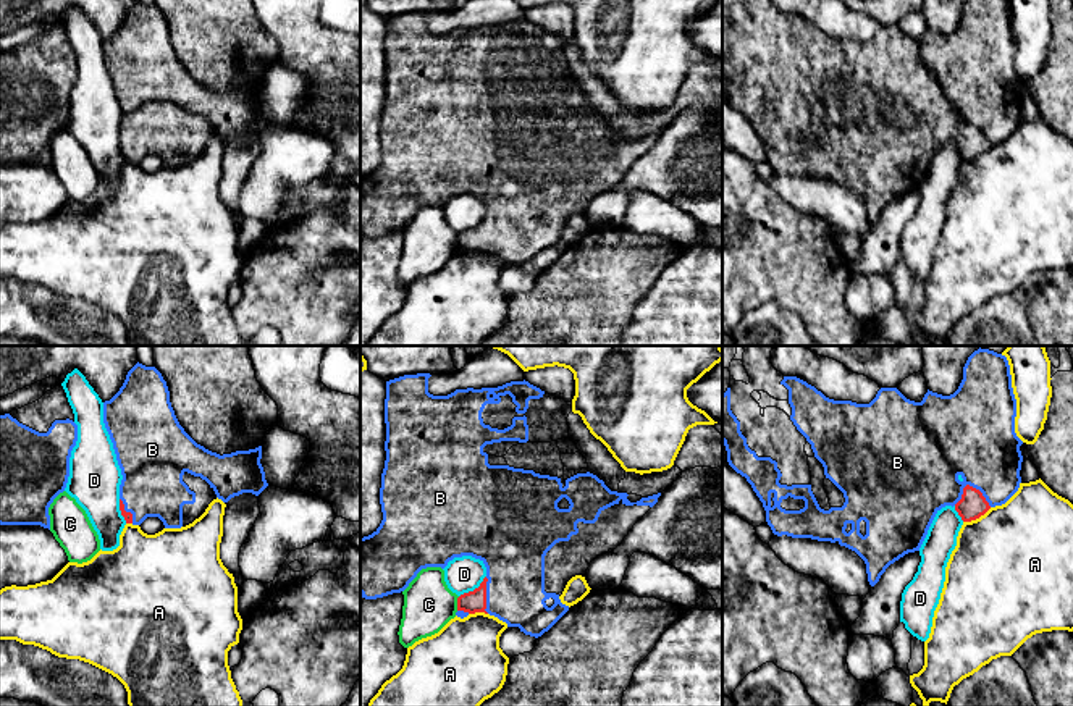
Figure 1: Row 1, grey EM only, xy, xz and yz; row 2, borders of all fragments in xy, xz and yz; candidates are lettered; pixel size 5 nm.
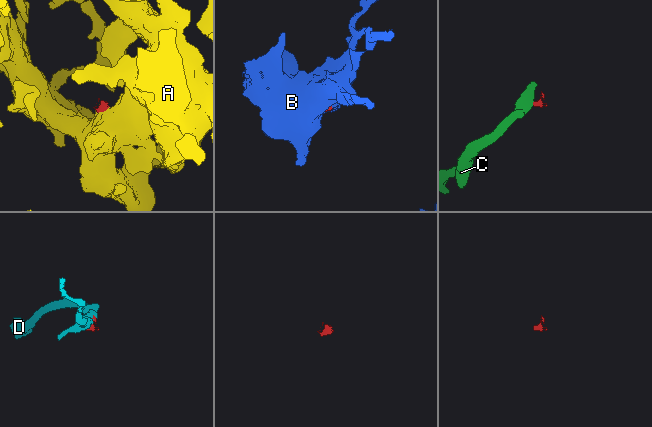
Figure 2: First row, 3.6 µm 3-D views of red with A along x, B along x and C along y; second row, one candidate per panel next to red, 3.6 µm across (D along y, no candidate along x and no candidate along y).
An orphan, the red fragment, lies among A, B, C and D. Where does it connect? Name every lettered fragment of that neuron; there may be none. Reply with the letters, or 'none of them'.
B

